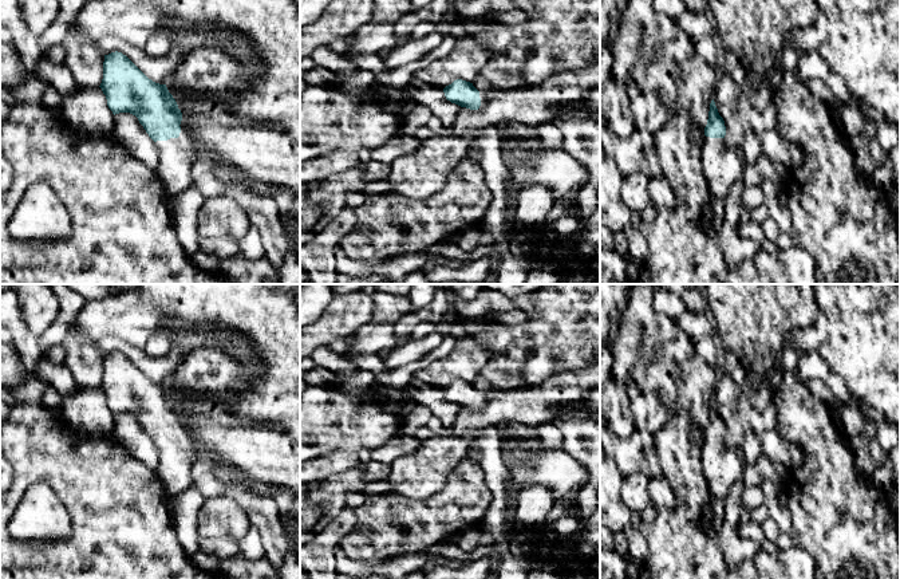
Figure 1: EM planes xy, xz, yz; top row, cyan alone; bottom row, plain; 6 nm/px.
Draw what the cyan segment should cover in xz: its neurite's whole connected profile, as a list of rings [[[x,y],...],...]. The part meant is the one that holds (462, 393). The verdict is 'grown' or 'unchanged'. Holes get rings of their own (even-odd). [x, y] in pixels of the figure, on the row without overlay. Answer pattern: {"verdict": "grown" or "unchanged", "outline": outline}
{"verdict": "grown", "outline": [[[457,379],[443,389],[445,397],[451,403],[470,410],[483,409],[490,398],[490,394],[478,391],[473,383]]]}

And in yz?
{"verdict": "grown", "outline": [[[714,399],[710,403],[708,420],[700,446],[702,469],[708,481],[710,493],[726,497],[730,488],[743,478],[746,458],[738,449],[725,444],[726,426]]]}

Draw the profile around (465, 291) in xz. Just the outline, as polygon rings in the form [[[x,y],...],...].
[[[450,284],[450,295],[459,296],[463,300],[473,300],[482,291],[479,284]]]

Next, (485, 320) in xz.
[[[453,314],[451,318],[457,322],[466,323],[469,327],[471,327],[473,324],[475,324],[477,327],[482,327],[482,326],[488,326],[488,324],[492,324],[492,323],[497,323],[497,320],[494,320],[489,316],[473,319],[473,318],[465,318],[465,316],[458,316],[458,315]]]

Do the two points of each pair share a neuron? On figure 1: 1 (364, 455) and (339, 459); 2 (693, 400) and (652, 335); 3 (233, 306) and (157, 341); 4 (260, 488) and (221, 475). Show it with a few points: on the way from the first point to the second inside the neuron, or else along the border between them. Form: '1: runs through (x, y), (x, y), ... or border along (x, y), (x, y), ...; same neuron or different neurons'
1: border along (356, 452), (360, 460); different neurons
2: runs through (683, 383), (652, 351); same neuron
3: border along (162, 331), (157, 331), (142, 347); different neurons
4: runs through (251, 483), (240, 476), (231, 475); same neuron

